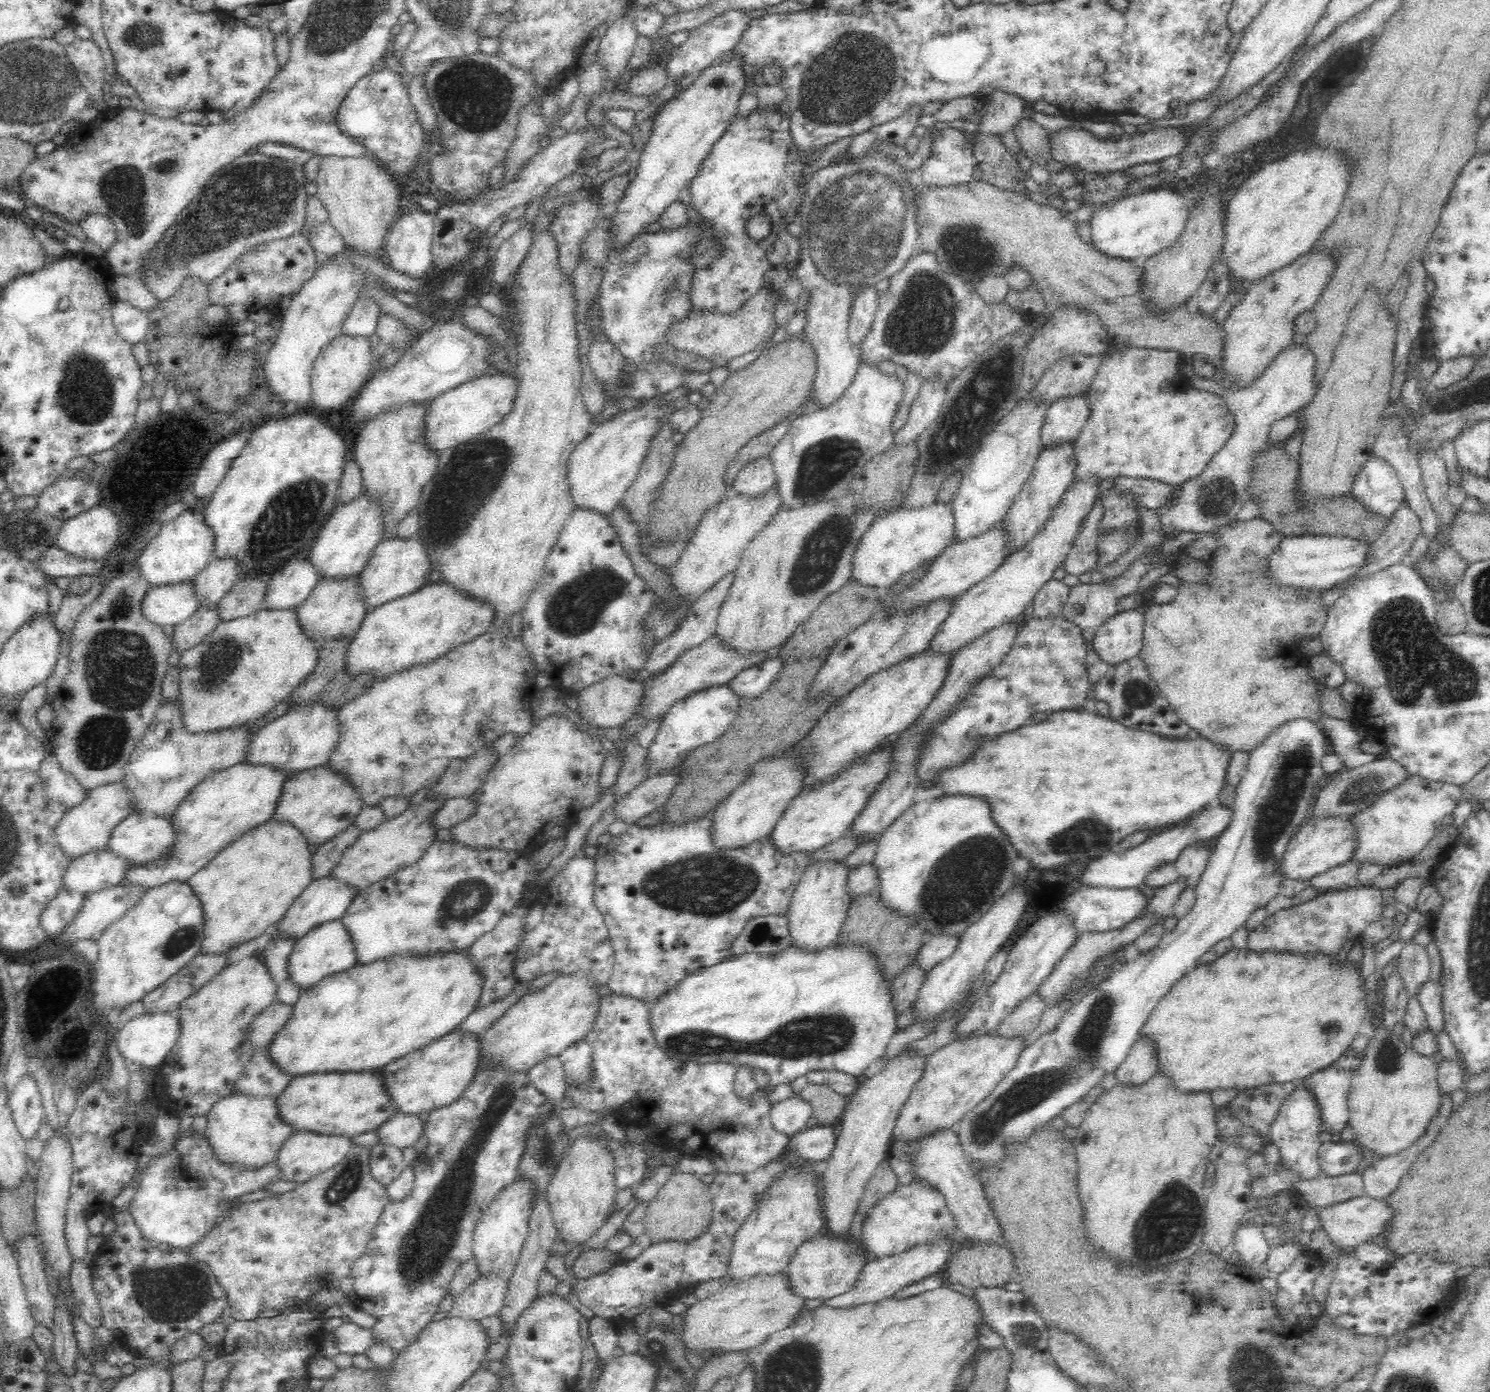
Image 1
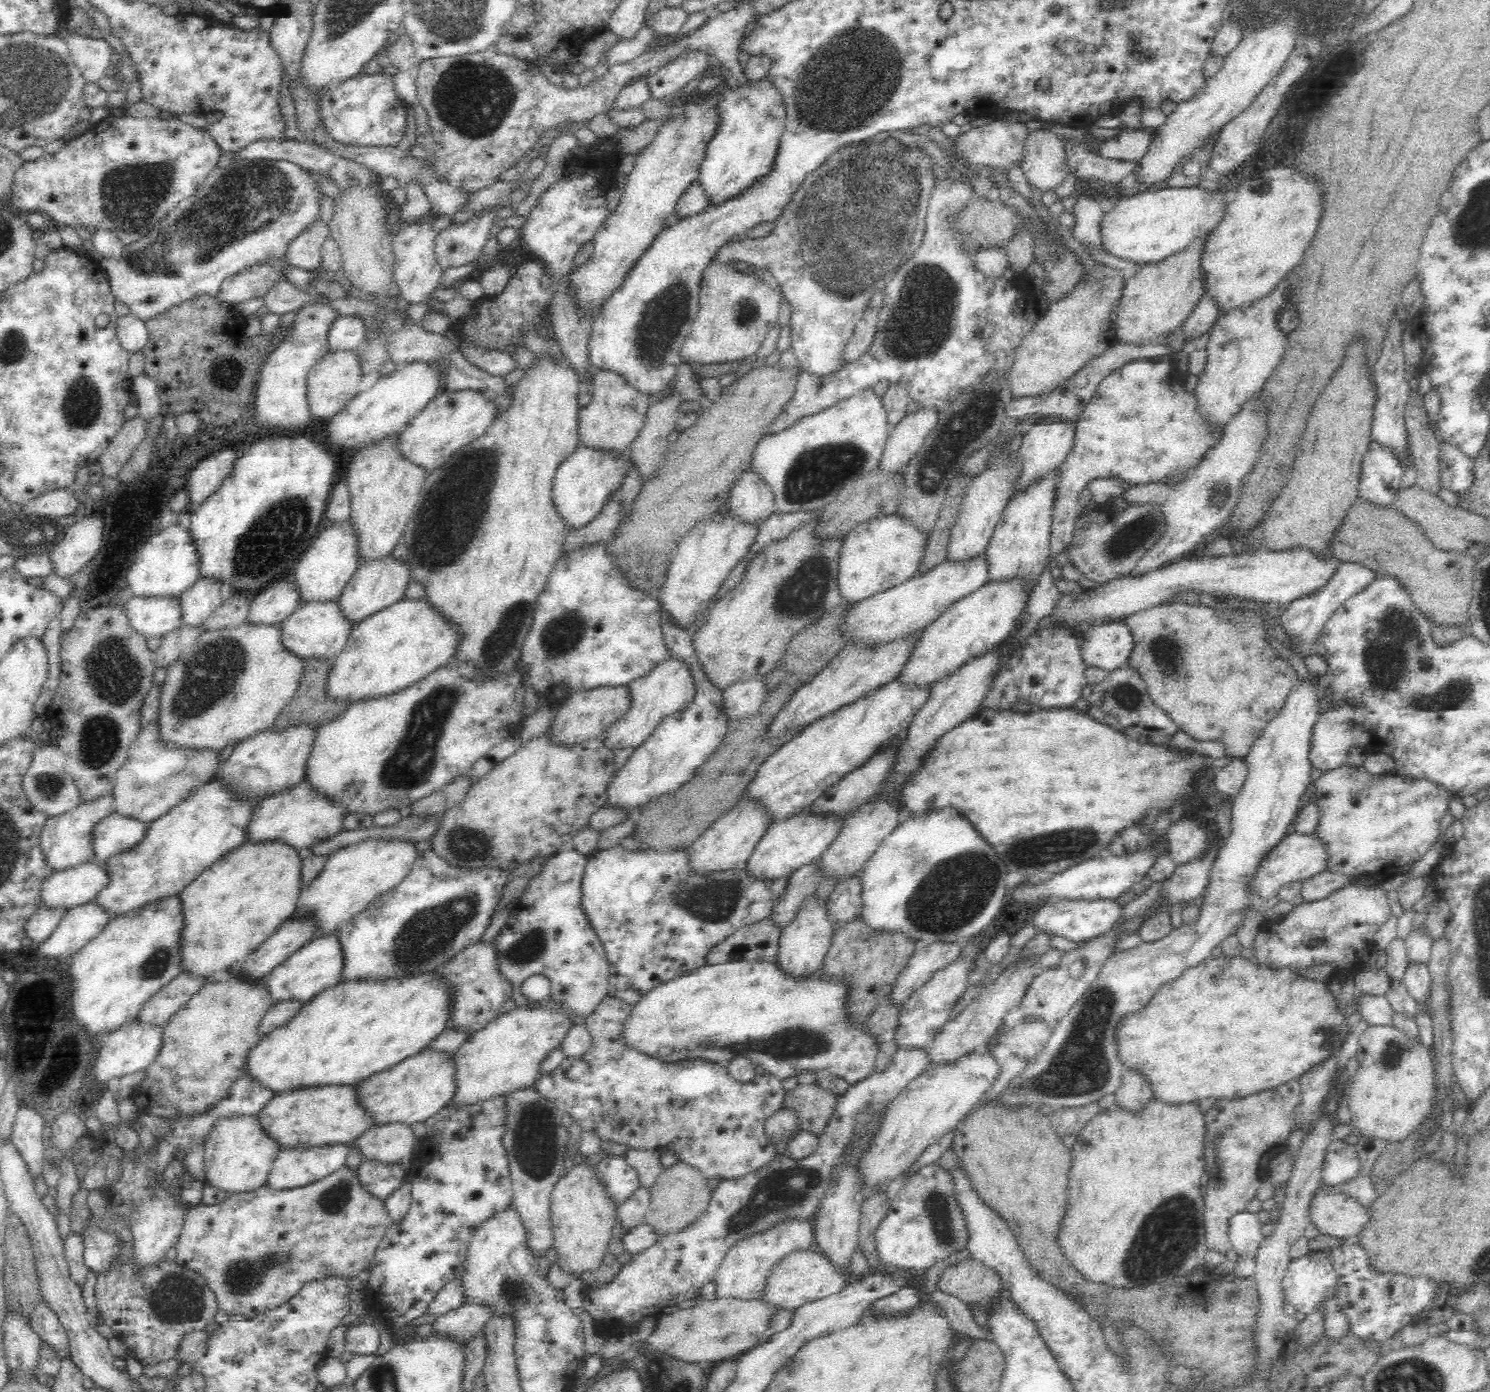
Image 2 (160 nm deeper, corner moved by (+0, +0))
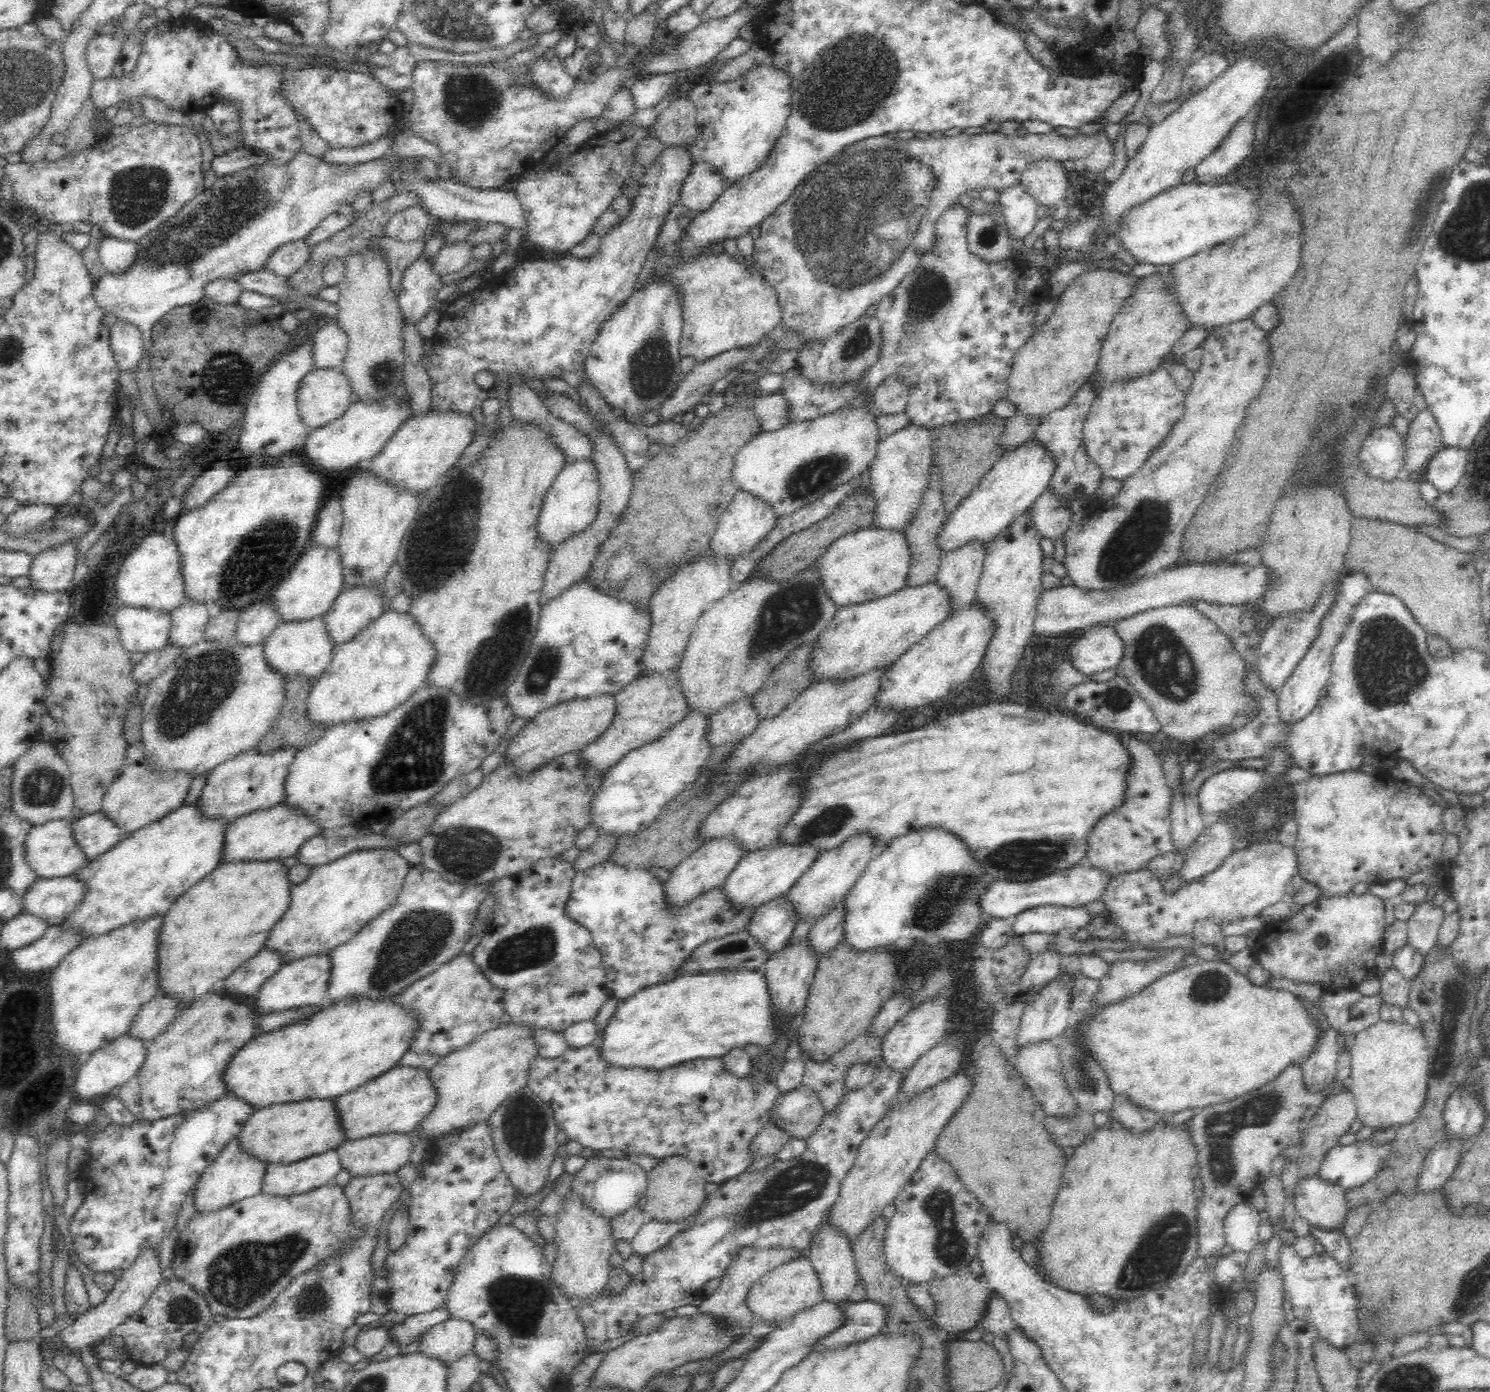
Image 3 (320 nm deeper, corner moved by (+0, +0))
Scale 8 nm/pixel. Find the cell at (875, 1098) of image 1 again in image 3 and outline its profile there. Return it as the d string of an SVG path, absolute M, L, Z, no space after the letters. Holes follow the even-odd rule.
M829 1212L825 1222L820 1223L812 1235L805 1254L812 1261L812 1266L820 1277L823 1294L825 1294L824 1299L827 1302L842 1302L848 1299L859 1281L853 1244L844 1229L830 1223Z

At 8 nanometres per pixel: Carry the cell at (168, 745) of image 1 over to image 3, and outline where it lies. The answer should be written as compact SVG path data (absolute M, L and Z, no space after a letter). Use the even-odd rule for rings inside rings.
M144 741L132 743L127 748L119 775L106 791L102 804L103 812L117 822L117 826L121 826L124 833L132 834L146 824L161 820L170 814L172 809L183 806L194 777L194 773L190 771L156 767L144 749Z

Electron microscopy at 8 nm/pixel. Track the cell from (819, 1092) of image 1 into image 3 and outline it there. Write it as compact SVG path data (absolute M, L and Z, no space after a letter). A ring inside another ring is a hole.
M802 1083L794 1090L781 1093L770 1120L792 1137L806 1139L818 1128L826 1113L818 1093Z

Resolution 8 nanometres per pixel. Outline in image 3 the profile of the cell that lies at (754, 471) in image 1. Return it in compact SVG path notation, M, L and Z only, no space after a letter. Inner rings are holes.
M739 489L722 514L709 548L734 560L739 554L749 551L772 528L777 517L774 509L762 497L748 489Z

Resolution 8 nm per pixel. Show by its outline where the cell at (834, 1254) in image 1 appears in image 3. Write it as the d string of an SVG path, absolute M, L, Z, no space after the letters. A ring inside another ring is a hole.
M804 1253L762 1275L760 1280L757 1280L757 1284L754 1284L754 1287L750 1289L747 1304L762 1323L767 1323L772 1327L782 1327L800 1310L824 1301L824 1296L820 1277L814 1270L812 1261Z

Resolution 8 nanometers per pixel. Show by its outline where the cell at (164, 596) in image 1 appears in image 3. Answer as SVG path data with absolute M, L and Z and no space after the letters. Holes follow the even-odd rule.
M122 605L114 615L126 651L147 653L162 648L170 638L171 612L158 608Z

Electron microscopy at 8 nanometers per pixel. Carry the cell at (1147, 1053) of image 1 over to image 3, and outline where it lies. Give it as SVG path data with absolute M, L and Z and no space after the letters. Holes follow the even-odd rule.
M1124 1094L1115 1095L1111 1109L1111 1118L1115 1118L1132 1131L1145 1131L1162 1117L1158 1112L1134 1103L1130 1097Z

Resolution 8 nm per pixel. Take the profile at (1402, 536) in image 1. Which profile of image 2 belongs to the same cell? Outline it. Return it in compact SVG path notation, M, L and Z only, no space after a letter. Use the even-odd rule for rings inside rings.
M1346 561L1338 566L1338 572L1330 578L1330 582L1322 590L1288 604L1288 609L1282 614L1279 622L1284 627L1284 632L1294 637L1292 652L1300 656L1314 652L1314 644L1328 617L1342 606L1342 602L1348 600L1354 593L1360 592L1377 577L1376 571L1368 568L1364 563Z

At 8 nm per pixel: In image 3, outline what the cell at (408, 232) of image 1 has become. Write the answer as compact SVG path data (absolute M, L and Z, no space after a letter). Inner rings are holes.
M420 253L402 275L397 301L403 319L412 319L418 325L424 315L434 314L434 304L442 286L440 275L432 269L432 261Z

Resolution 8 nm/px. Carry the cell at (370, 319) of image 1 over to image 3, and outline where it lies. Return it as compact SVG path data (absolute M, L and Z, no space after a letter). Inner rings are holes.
M332 321L324 324L314 338L315 370L341 367L349 348L347 330L338 321Z

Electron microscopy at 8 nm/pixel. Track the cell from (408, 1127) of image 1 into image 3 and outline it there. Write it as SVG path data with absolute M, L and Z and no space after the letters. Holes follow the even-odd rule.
M385 1132L374 1133L353 1139L346 1139L336 1147L342 1168L350 1171L350 1176L365 1175L366 1173L387 1173L397 1171L402 1166L409 1164L408 1158L413 1151L412 1139L409 1133Z

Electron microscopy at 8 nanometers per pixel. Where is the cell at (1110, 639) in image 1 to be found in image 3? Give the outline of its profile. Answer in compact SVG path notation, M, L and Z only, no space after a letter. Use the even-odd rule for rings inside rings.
M1112 624L1092 626L1070 644L1068 655L1084 674L1116 669L1124 656L1124 639Z

